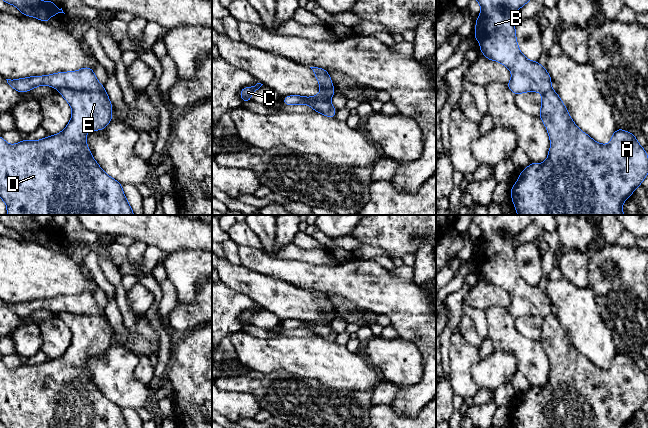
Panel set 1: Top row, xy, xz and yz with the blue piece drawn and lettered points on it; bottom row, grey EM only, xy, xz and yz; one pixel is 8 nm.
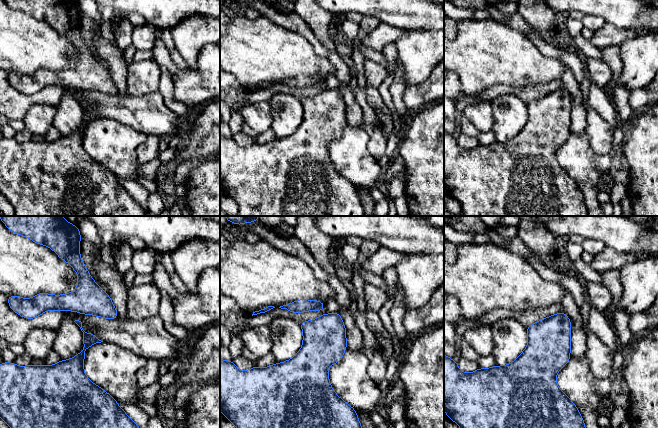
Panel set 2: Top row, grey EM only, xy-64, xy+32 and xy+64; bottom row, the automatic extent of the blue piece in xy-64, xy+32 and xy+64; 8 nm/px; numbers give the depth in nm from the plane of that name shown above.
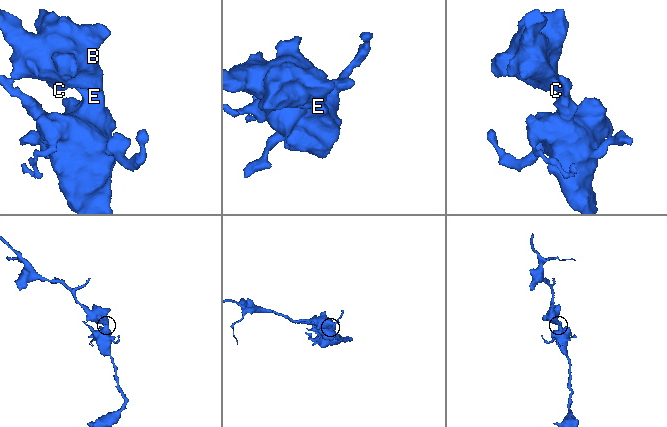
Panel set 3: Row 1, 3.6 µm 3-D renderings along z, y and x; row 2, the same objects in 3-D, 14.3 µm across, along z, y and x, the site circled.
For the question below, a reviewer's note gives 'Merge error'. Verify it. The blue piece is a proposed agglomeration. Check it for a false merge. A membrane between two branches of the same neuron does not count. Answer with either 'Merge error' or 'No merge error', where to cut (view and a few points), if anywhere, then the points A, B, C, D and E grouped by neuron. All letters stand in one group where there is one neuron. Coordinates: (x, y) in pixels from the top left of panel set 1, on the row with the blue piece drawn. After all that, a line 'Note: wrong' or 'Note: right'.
Merge error. Split along xy (58, 88), (88, 91), (103, 89). Groups: A D E / B C
Note: right

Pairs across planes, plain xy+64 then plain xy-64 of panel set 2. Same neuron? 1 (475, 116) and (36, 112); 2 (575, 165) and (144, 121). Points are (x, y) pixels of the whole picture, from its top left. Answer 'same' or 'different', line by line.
1: same
2: different

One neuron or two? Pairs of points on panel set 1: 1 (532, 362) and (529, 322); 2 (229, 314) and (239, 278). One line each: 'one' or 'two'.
1: two
2: two

